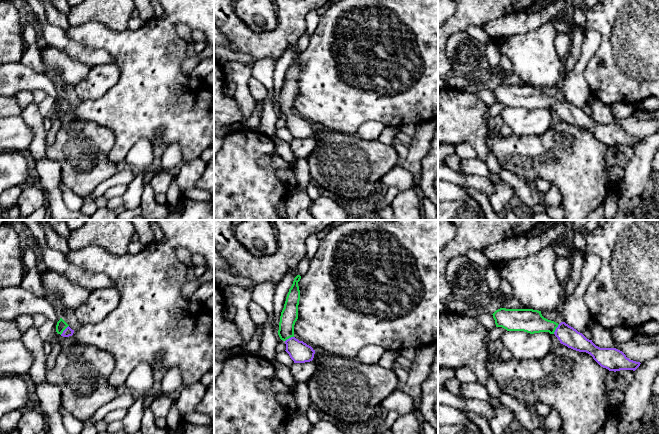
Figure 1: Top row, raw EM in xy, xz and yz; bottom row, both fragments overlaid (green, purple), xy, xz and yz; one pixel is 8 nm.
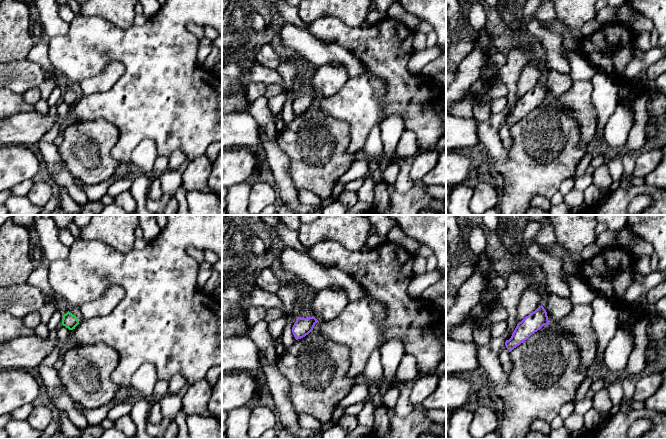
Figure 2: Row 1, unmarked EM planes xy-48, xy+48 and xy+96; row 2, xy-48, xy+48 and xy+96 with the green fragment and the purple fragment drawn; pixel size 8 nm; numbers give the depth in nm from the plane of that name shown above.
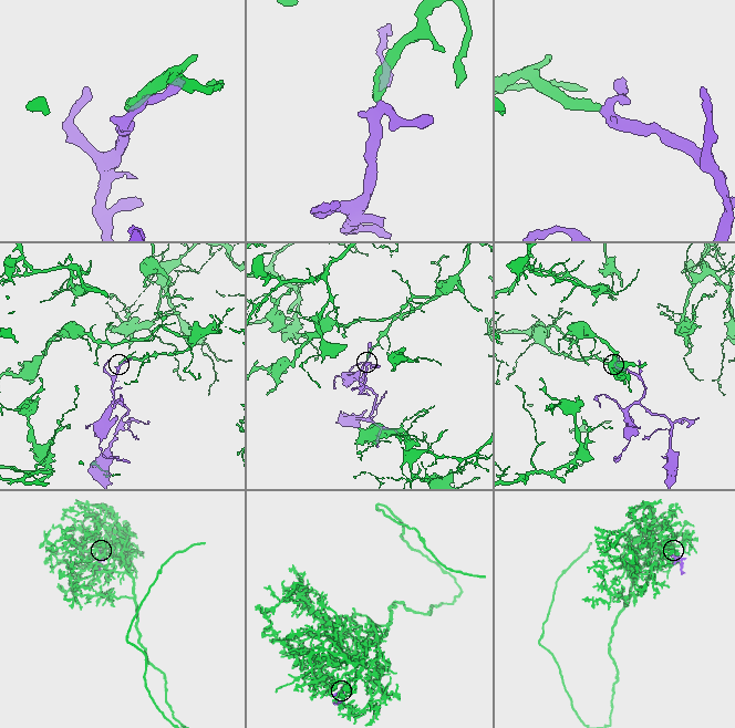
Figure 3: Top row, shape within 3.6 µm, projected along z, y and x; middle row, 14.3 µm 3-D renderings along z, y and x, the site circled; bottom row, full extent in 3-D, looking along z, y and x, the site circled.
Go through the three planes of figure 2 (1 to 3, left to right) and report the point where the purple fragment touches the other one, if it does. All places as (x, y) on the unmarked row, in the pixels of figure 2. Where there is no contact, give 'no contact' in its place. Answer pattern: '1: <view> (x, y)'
1: no contact
2: no contact
3: no contact

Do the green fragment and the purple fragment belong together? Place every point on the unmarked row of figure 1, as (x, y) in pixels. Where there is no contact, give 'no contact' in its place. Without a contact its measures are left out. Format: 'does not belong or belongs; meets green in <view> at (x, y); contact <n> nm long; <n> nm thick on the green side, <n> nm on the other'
belongs; meets green in yz at (555, 105); contact 90 nm long; 190 nm thick on the green side, 160 nm on the other

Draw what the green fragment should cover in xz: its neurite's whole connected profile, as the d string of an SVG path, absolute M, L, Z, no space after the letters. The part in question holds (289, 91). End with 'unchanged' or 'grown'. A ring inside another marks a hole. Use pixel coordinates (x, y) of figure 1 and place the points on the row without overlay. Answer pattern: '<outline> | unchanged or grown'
M301 52L294 54L293 60L286 73L284 84L281 88L278 111L286 120L286 128L294 139L310 138L314 134L315 126L294 113L294 101L298 95L298 81L300 66L298 58Z | grown

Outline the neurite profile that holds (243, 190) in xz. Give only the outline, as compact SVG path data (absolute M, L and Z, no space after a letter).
M243 128L224 137L223 146L214 158L214 220L284 220L278 215L277 206L286 201L292 191L277 177L277 171L293 168L275 155L275 148L273 140L258 130ZM265 155L271 156L268 167L259 165L259 159Z

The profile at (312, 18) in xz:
M317 10L310 11L306 15L306 26L307 26L306 32L309 35L312 35L312 33L316 30L319 22L320 16L318 15Z

